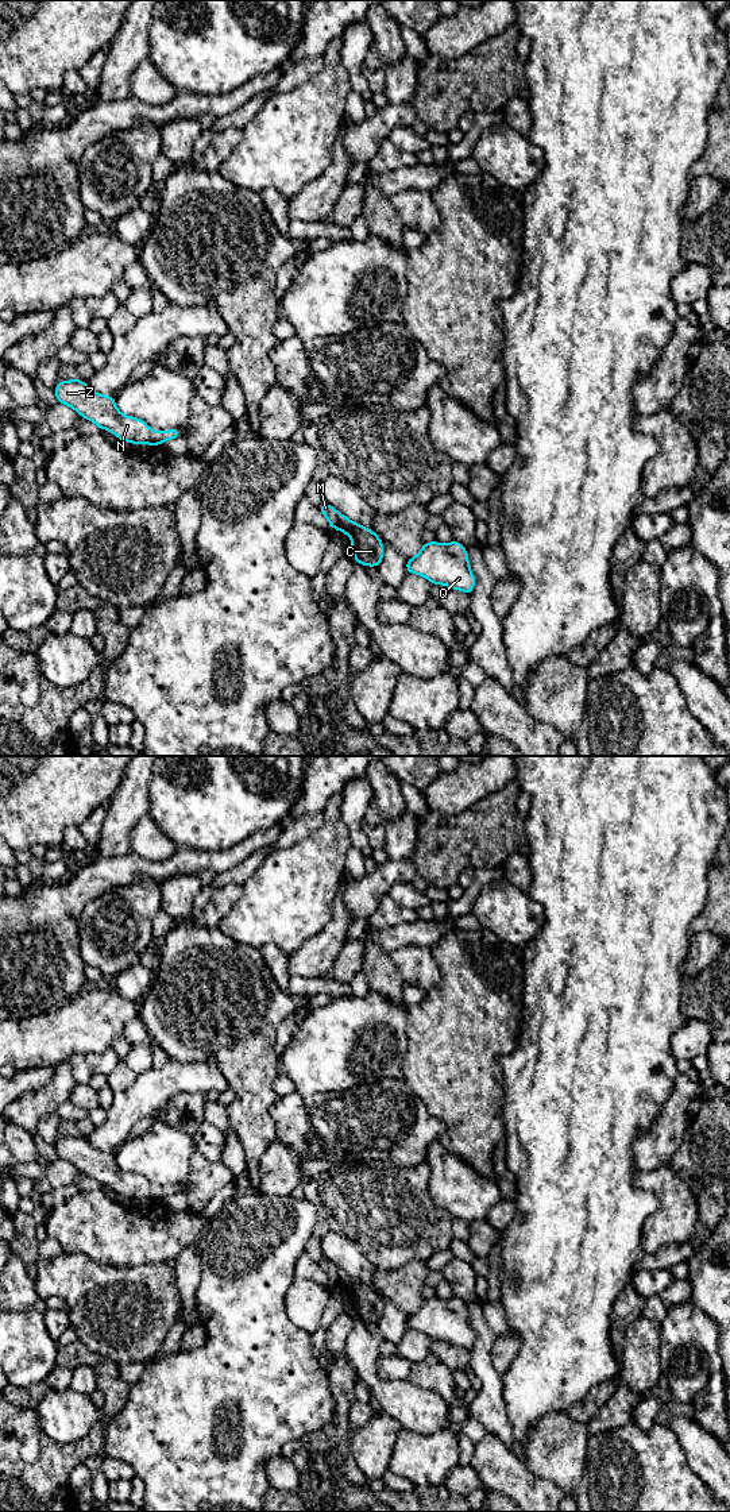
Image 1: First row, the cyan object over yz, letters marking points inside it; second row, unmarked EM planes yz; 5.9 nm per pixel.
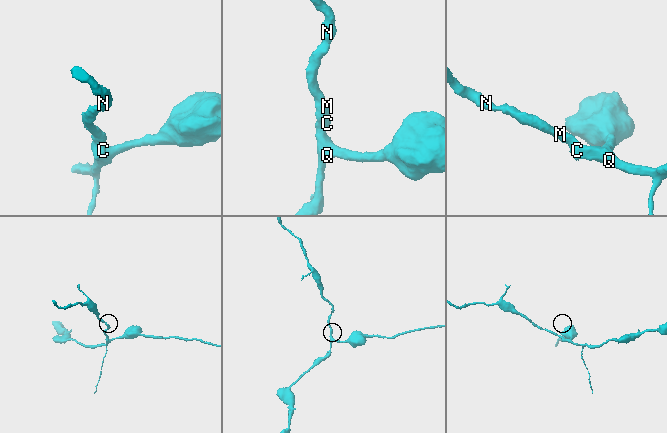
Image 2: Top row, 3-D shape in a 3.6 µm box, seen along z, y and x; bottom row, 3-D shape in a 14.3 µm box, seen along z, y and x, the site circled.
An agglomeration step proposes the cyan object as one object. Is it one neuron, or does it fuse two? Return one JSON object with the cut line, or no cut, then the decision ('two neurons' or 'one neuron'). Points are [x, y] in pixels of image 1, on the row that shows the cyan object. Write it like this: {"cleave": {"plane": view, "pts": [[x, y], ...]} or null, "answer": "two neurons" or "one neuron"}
{"cleave": null, "answer": "one neuron"}

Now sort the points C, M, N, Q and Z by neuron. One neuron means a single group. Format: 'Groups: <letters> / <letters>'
Groups: C M N Q Z

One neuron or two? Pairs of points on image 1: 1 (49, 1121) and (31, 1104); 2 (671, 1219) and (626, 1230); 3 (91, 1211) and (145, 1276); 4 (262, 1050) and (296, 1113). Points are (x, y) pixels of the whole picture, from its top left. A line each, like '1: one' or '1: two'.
1: two
2: two
3: two
4: two

